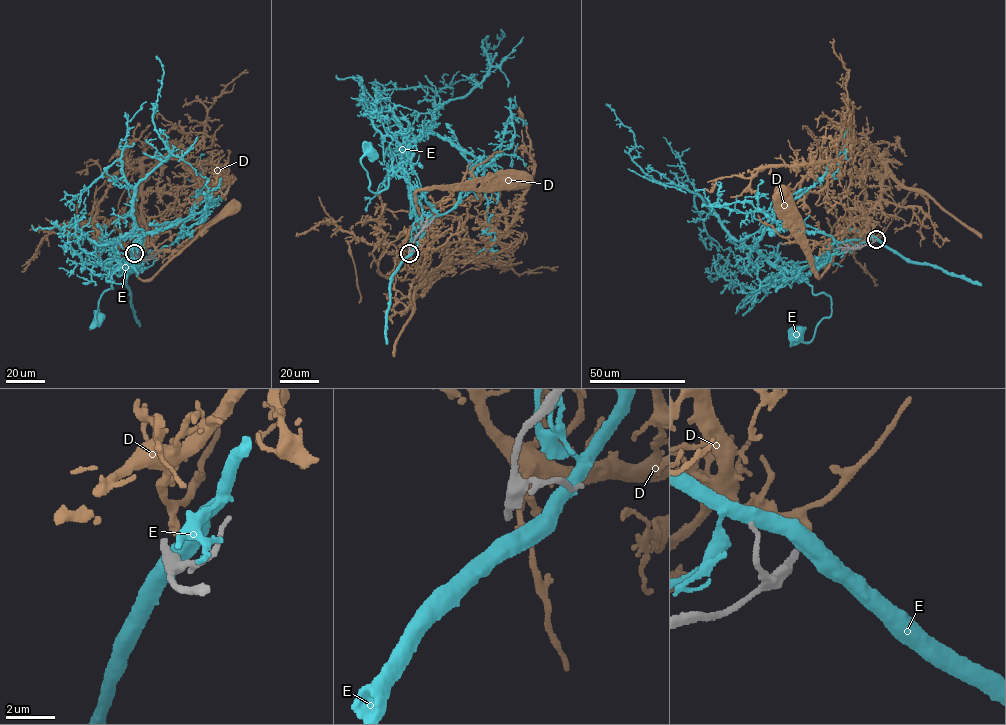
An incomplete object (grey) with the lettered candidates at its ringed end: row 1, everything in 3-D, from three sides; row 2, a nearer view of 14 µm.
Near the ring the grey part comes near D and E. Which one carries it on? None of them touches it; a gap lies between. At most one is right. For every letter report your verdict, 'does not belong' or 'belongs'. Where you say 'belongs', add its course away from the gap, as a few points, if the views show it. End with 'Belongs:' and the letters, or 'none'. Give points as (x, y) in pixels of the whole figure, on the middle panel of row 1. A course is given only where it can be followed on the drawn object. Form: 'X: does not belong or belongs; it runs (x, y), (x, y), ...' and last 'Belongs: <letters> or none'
D: belongs; it runs (409, 254), (410, 250), (427, 249), (426, 227), (416, 202), (417, 190), (476, 190), (491, 184), (524, 181)
E: does not belong
Belongs: D

